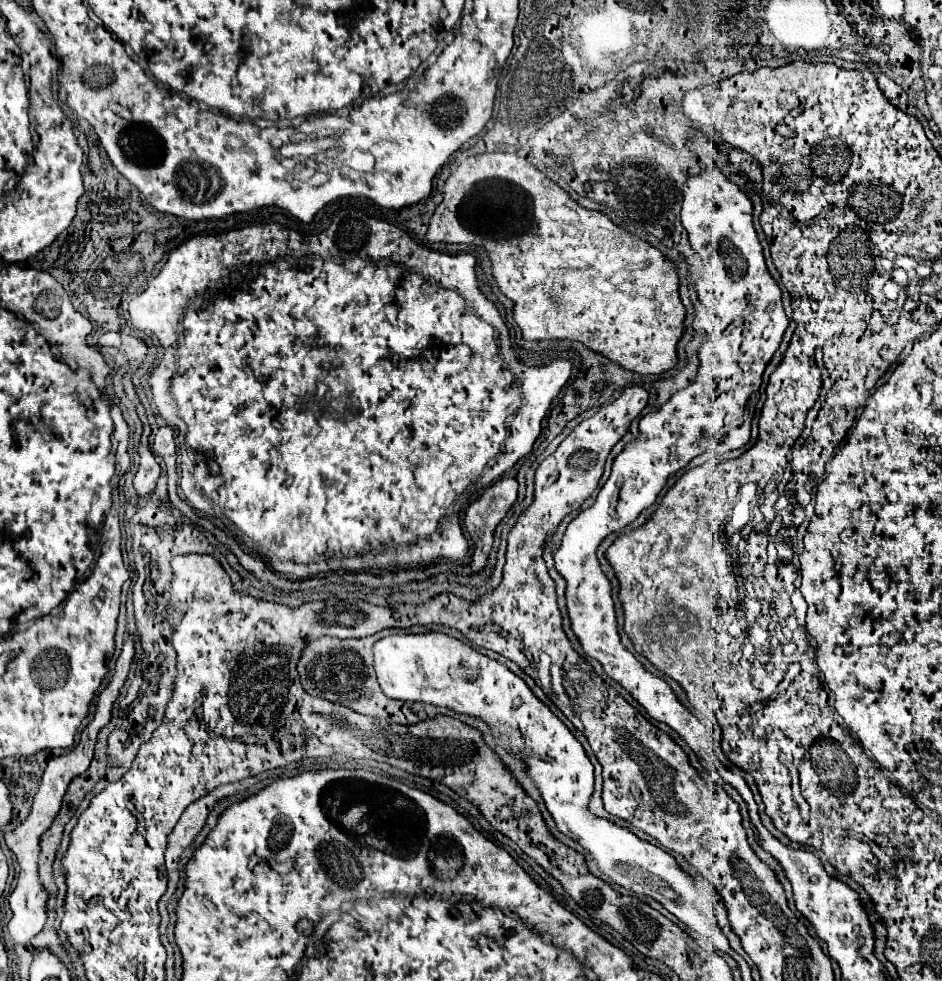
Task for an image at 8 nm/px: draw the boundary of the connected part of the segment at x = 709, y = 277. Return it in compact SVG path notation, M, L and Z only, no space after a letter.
M711 168L701 172L699 176L691 176L685 186L683 186L683 208L681 208L681 224L685 226L685 230L689 232L689 242L693 246L693 250L705 260L705 268L703 268L703 276L697 282L697 294L699 300L711 310L713 316L713 326L715 326L715 334L717 336L709 336L707 342L701 346L699 350L699 374L697 380L693 384L689 384L687 388L679 390L677 394L673 394L673 398L669 398L669 402L665 402L661 406L661 410L651 412L647 416L641 418L639 422L639 436L635 440L631 440L629 444L625 444L623 452L615 458L613 462L613 470L611 476L607 480L607 484L601 488L597 502L587 508L585 512L581 512L565 530L563 542L559 546L559 550L553 554L555 560L555 568L557 572L565 578L567 582L567 590L565 590L565 598L567 598L567 610L569 610L569 618L571 618L571 628L573 634L577 636L577 640L581 642L581 648L587 656L599 660L603 664L603 670L607 672L609 678L617 680L645 710L651 718L667 724L669 728L673 728L691 750L695 750L695 754L703 760L709 762L709 768L715 770L727 784L731 784L741 798L745 800L747 808L749 808L749 816L751 816L751 824L753 828L757 828L761 824L759 814L757 814L757 804L753 800L753 794L749 790L749 786L745 784L745 780L737 774L731 774L715 756L715 752L711 750L711 732L707 726L703 726L673 694L673 690L669 688L669 684L653 674L649 674L641 662L621 644L619 634L617 634L617 620L615 620L615 608L613 608L613 598L611 598L611 584L605 578L605 574L599 568L599 562L595 558L595 550L597 546L603 542L605 536L609 536L615 530L625 528L627 524L631 524L645 508L649 508L657 494L663 490L663 486L667 484L667 480L681 468L685 468L695 456L699 456L705 450L715 450L717 454L741 448L749 442L751 436L751 420L753 420L753 412L755 412L755 404L759 398L759 386L761 386L761 378L765 372L767 362L771 360L771 356L777 352L783 332L789 326L789 320L785 316L783 310L783 302L781 302L781 290L777 286L777 282L771 278L767 266L765 266L765 258L761 252L761 244L757 240L757 232L753 228L753 202L737 188L737 184L733 184L719 168Z

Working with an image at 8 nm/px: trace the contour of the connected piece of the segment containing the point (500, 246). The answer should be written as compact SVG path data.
M485 152L473 158L463 160L447 178L445 182L445 194L443 202L437 206L435 214L431 216L431 224L427 230L429 242L467 242L467 244L483 244L487 254L491 256L491 268L493 278L499 286L499 290L513 302L513 318L517 326L523 332L523 340L575 340L581 342L585 348L599 352L601 356L609 358L611 362L619 364L621 368L637 374L663 374L671 370L677 364L677 342L683 336L683 320L685 320L685 306L679 298L679 276L677 268L671 260L667 260L655 246L651 246L647 240L633 236L625 228L611 222L611 218L597 210L587 210L579 206L563 188L559 188L551 178L547 178L539 168L535 168L531 162L521 160L519 156L511 152Z

